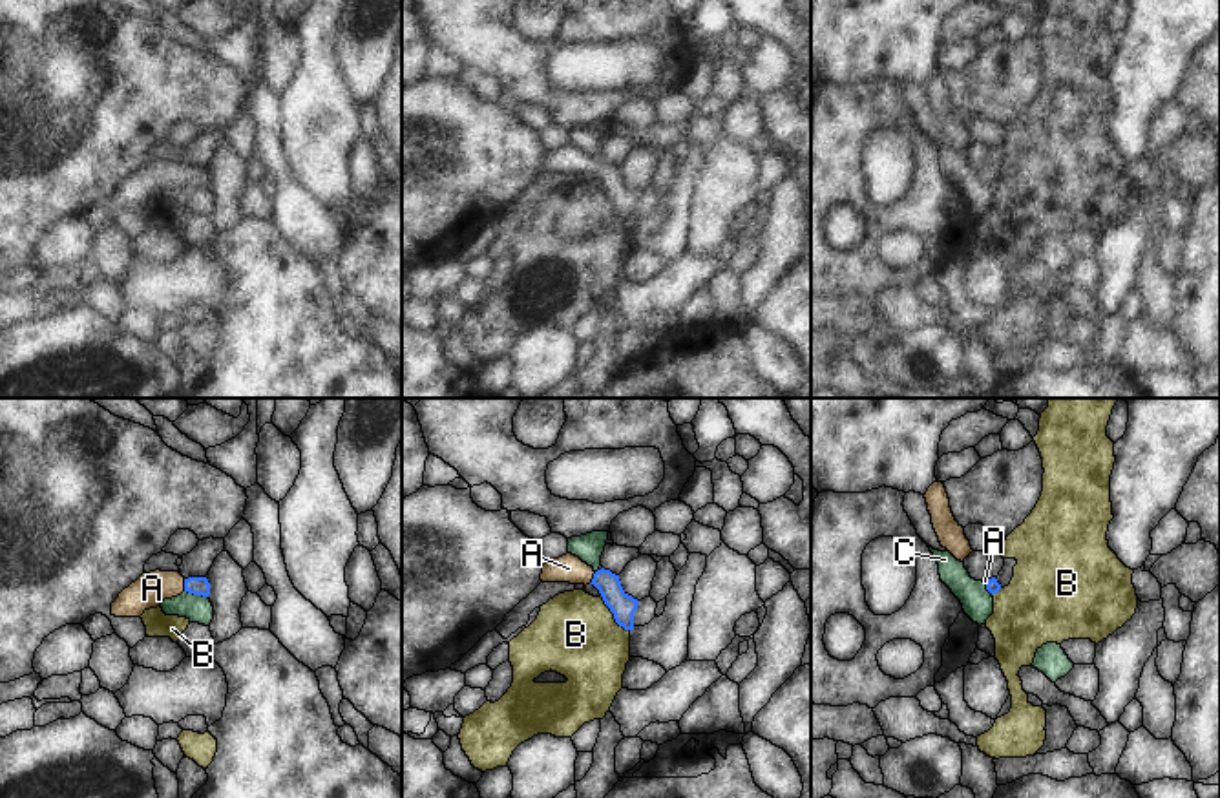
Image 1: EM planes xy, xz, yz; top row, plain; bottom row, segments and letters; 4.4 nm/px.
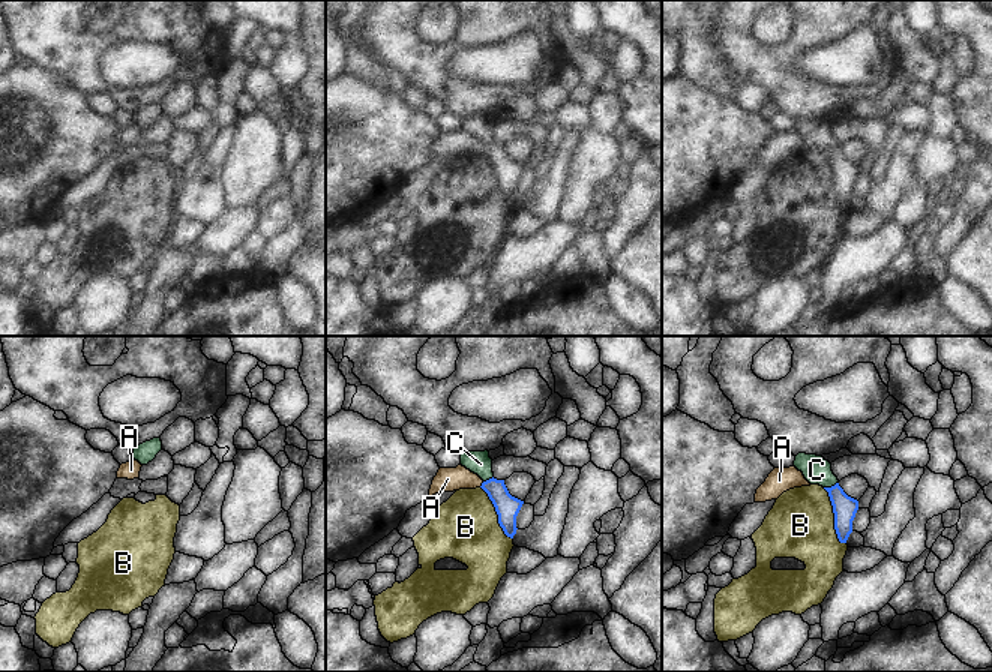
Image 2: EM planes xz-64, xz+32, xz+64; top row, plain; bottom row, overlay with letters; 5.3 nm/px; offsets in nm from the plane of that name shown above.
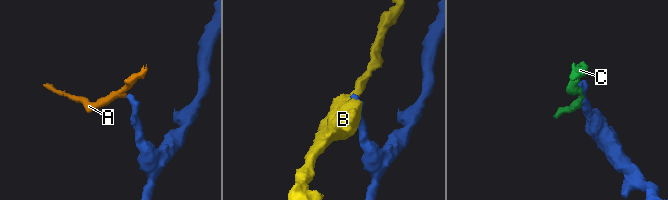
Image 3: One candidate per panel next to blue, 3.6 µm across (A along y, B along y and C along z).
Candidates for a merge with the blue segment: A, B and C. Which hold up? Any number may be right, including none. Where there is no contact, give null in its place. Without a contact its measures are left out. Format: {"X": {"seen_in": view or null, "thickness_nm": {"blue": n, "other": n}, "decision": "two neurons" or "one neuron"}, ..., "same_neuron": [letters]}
{"A": {"seen_in": "xy", "thickness_nm": {"blue": 80, "other": 150}, "decision": "one neuron"}, "B": {"seen_in": "xz", "thickness_nm": {"blue": 120, "other": 360}, "decision": "two neurons"}, "C": {"seen_in": "xy", "thickness_nm": {"blue": 80, "other": 120}, "decision": "two neurons"}, "same_neuron": ["A"]}

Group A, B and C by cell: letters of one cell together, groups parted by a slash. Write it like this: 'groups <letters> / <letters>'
groups A / B / C

